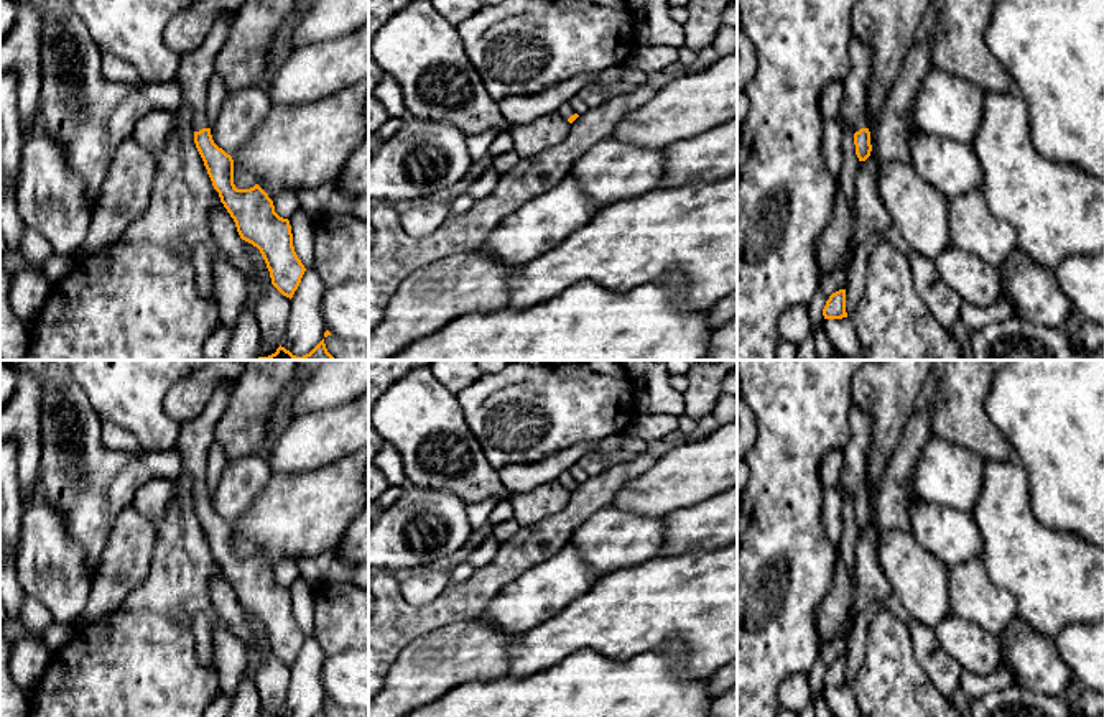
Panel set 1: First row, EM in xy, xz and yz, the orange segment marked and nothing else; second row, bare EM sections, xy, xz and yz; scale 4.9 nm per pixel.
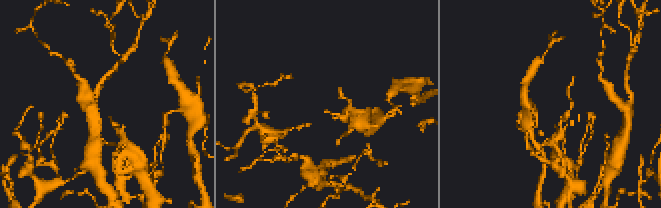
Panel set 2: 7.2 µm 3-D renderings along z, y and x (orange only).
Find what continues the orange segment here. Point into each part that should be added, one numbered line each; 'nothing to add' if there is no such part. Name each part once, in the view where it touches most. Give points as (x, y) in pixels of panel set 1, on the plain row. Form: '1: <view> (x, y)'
1: xy (196, 436)

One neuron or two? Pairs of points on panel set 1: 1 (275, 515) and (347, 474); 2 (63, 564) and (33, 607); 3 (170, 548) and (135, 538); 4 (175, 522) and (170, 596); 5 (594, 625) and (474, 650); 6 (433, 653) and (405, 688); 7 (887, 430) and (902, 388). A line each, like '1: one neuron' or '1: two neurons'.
1: one neuron
2: two neurons
3: two neurons
4: one neuron
5: two neurons
6: one neuron
7: one neuron

